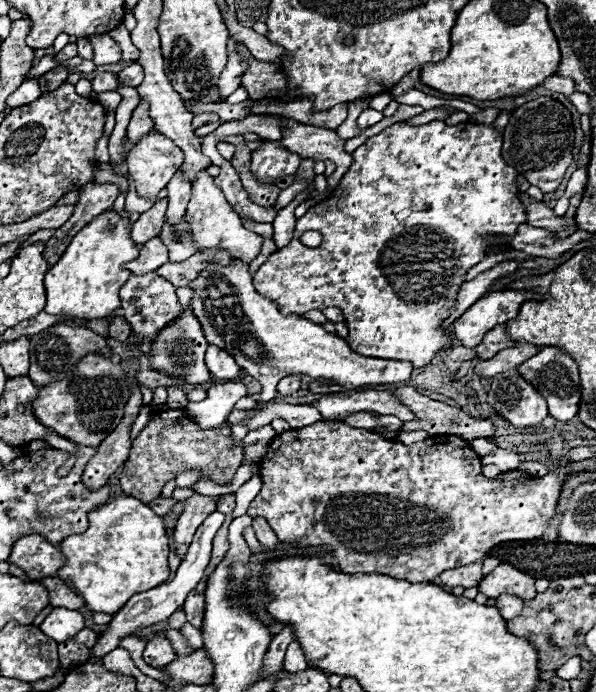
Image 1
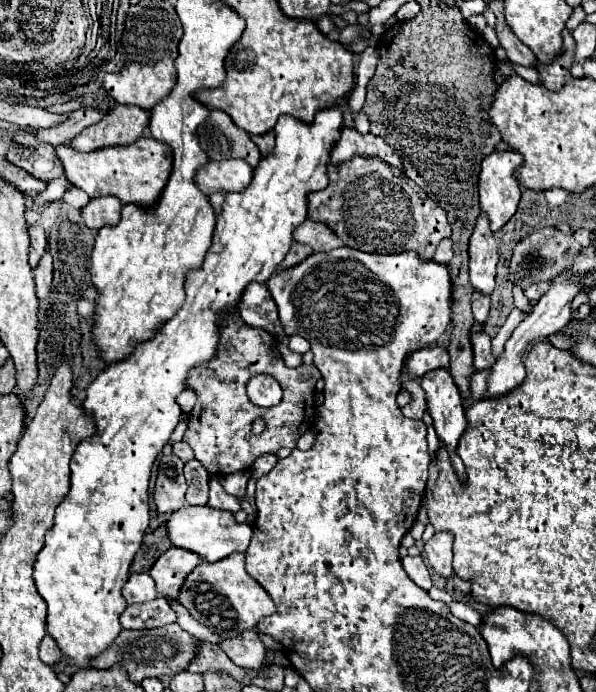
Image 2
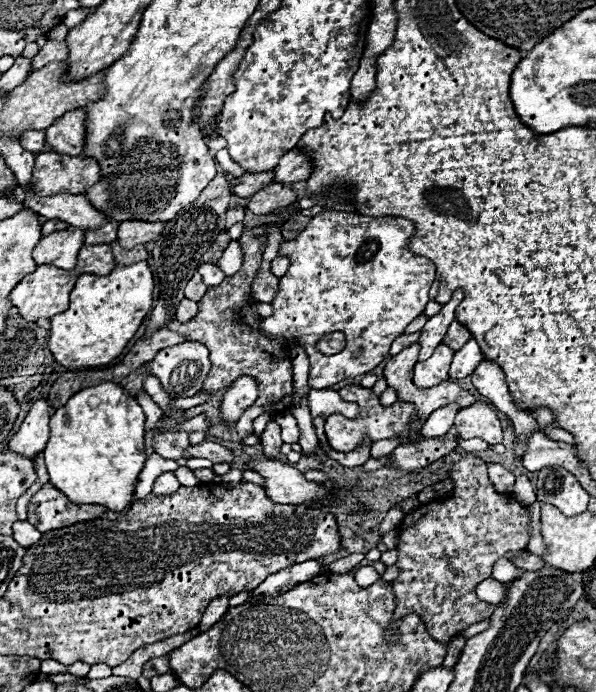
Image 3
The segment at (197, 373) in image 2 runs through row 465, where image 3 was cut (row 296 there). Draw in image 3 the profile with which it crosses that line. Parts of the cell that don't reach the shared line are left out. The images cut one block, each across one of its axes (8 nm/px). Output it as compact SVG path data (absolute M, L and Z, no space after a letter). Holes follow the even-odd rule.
M290 210L290 212L278 212L272 214L272 218L276 218L276 222L264 224L260 228L264 228L264 234L260 236L252 236L250 230L244 232L240 236L240 246L244 250L244 264L242 268L234 274L234 276L226 276L222 280L222 284L218 284L216 288L208 288L206 294L202 296L202 300L198 302L200 308L196 312L196 316L188 322L178 322L176 318L166 326L168 330L178 332L180 336L186 336L188 340L196 340L208 346L210 350L210 360L212 360L212 368L200 388L200 392L210 392L210 400L204 404L198 404L194 408L184 410L184 418L194 418L198 414L206 414L208 420L212 420L214 424L206 430L208 434L228 440L228 442L244 442L246 436L252 434L252 422L254 418L258 418L264 412L272 412L272 414L280 414L280 412L288 412L292 408L292 402L282 402L286 396L294 396L294 382L292 382L292 360L288 356L288 344L284 340L270 340L268 336L264 336L260 332L260 324L262 318L256 314L256 306L258 302L252 298L252 280L260 270L262 264L262 252L266 248L266 240L268 240L268 230L270 228L280 228L290 216L298 214L298 210ZM238 376L252 376L258 382L258 400L254 402L254 406L250 406L250 410L238 420L238 432L228 432L224 426L220 426L220 400L224 390L238 378Z

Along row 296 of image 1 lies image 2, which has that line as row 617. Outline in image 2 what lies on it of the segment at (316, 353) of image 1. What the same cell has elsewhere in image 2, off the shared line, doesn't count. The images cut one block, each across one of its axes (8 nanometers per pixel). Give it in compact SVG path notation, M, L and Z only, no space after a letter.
M234 553L216 564L202 562L196 566L180 592L180 604L200 624L216 632L220 638L236 638L244 630L252 630L264 616L276 612L276 606L268 592L246 572L245 554Z

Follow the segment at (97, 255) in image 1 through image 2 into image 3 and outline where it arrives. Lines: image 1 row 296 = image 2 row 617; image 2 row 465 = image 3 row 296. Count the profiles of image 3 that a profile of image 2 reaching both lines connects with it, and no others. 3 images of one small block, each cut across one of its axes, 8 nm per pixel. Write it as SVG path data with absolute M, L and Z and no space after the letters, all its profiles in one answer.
M146 262L116 266L108 276L82 274L70 294L70 308L52 318L48 348L66 368L102 366L122 354L130 338L152 310L154 276Z

